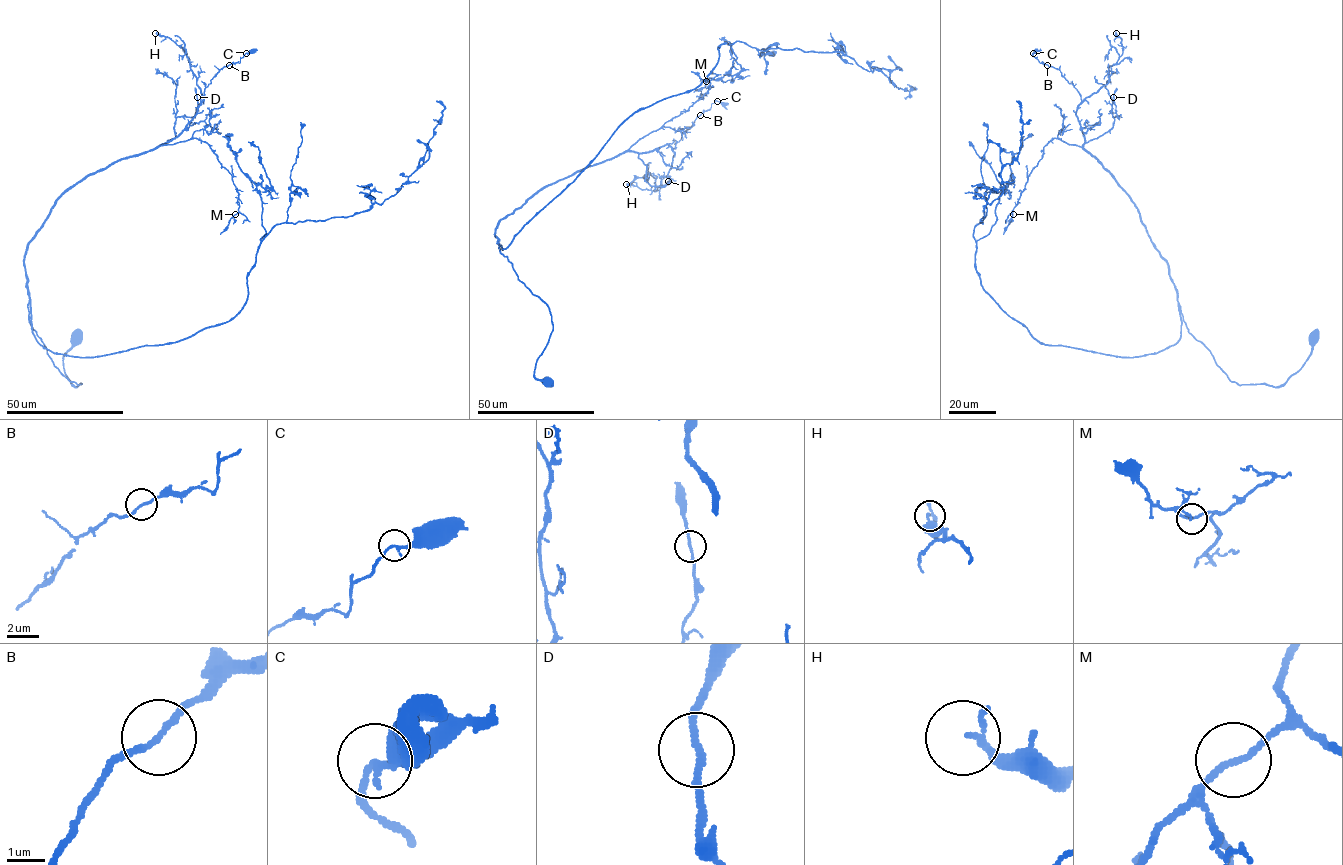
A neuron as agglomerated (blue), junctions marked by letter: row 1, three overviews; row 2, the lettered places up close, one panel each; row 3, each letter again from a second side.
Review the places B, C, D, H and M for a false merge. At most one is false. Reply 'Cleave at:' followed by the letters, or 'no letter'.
Cleave at: no letter

